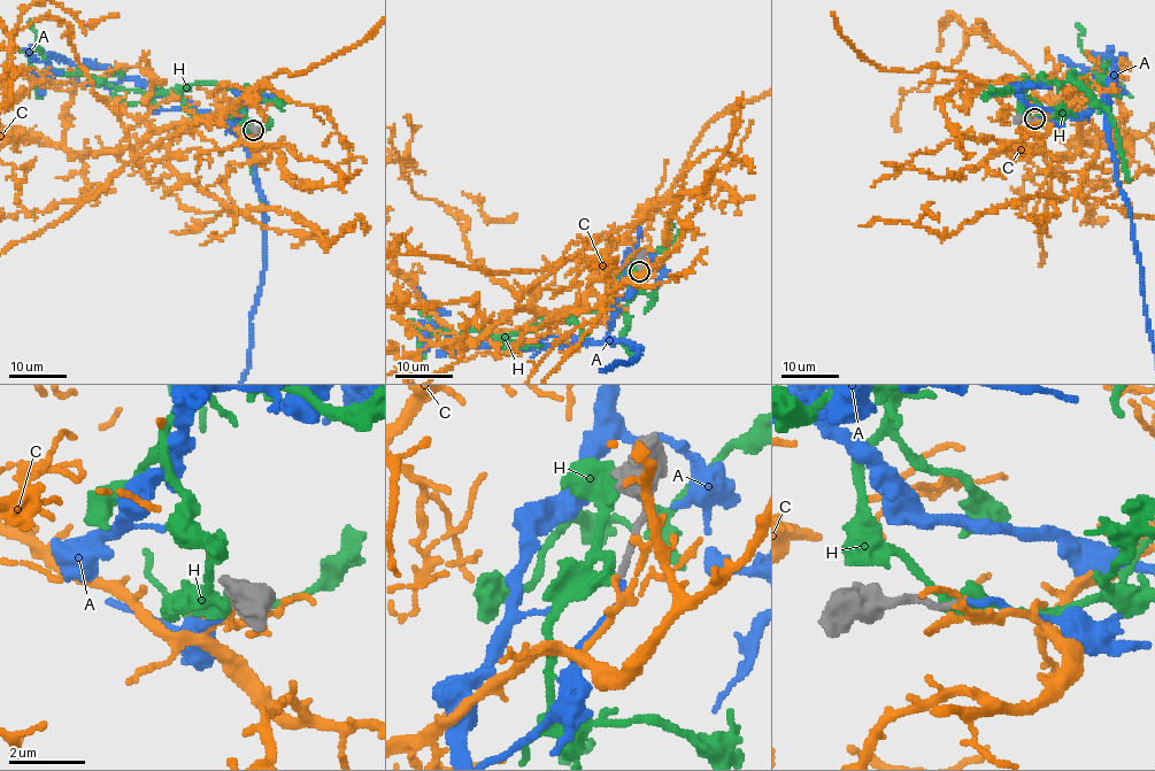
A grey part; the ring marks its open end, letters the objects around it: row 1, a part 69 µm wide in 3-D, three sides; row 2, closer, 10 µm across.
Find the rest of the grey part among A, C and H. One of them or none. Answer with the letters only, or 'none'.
A

